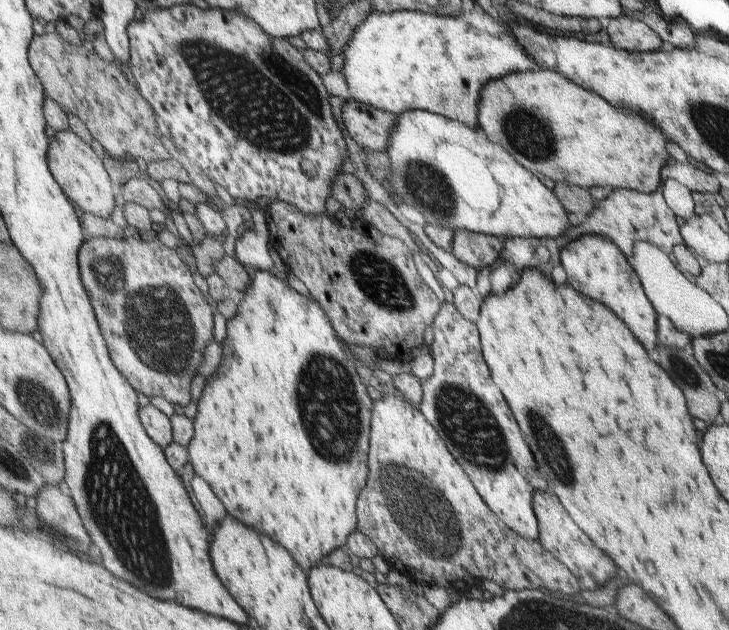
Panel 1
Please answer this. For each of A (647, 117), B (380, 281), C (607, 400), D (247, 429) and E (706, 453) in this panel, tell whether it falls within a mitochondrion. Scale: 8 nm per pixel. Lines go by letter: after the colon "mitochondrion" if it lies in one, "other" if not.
A: other
B: mitochondrion
C: other
D: other
E: other

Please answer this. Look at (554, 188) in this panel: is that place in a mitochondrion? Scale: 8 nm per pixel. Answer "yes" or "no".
no

